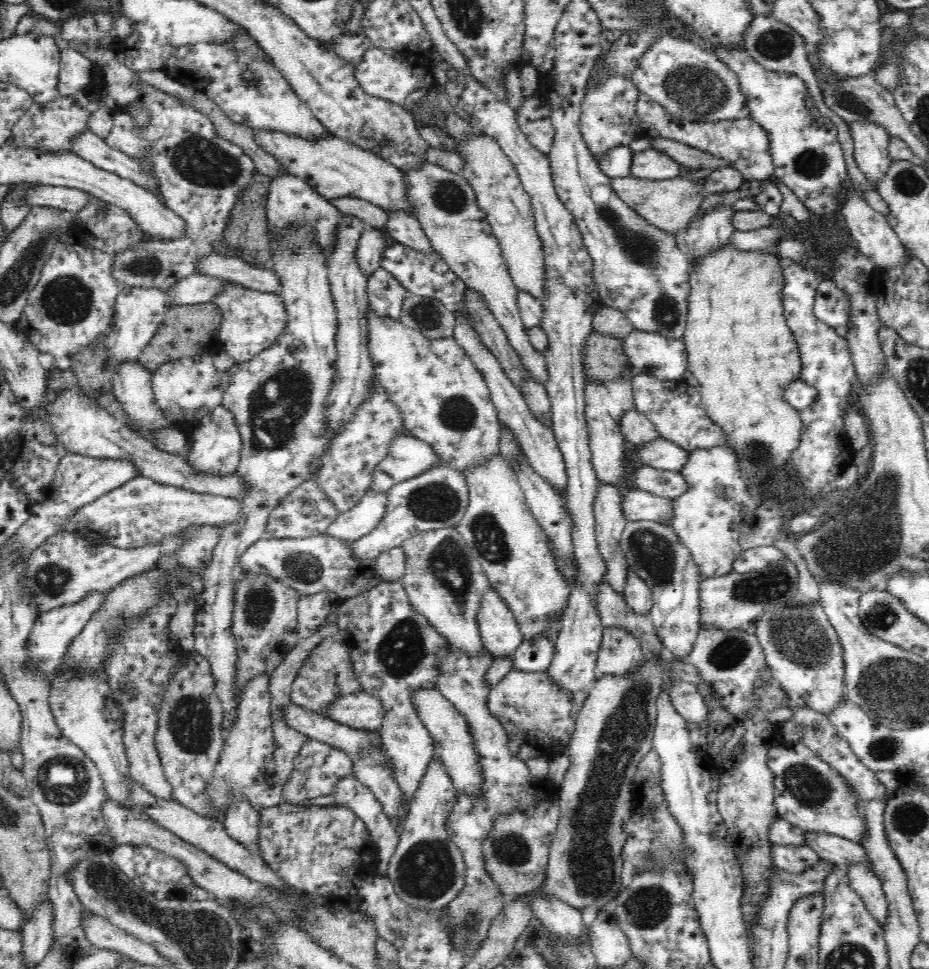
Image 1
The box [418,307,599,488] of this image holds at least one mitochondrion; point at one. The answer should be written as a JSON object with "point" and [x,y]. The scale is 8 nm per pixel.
{"point":[458,413]}

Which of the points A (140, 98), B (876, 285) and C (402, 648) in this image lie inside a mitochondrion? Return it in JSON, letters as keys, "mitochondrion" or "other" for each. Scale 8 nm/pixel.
{"A":"other","B":"other","C":"mitochondrion"}

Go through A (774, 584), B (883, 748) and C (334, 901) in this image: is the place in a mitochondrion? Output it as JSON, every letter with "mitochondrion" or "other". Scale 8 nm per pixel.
{"A":"mitochondrion","B":"mitochondrion","C":"other"}

